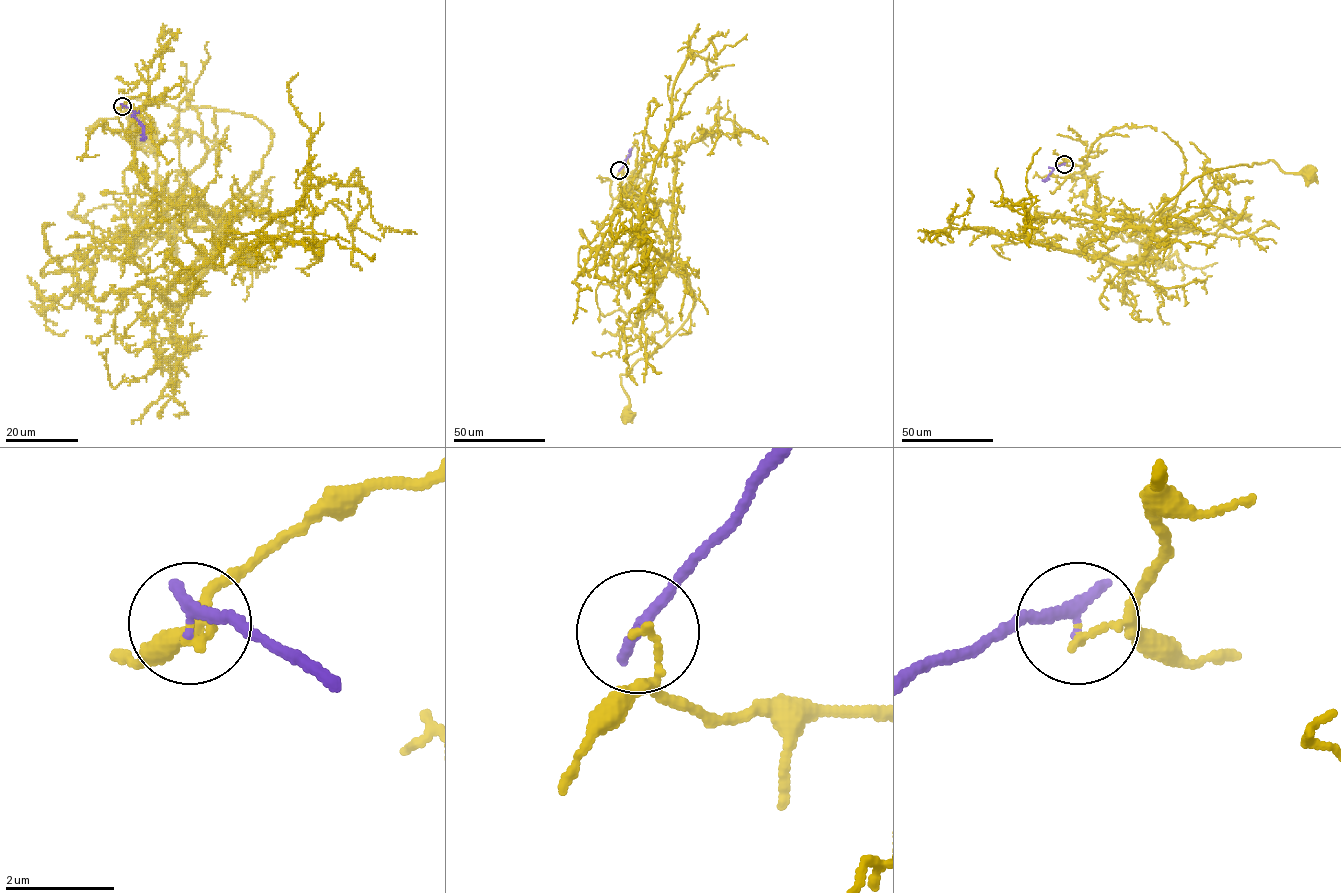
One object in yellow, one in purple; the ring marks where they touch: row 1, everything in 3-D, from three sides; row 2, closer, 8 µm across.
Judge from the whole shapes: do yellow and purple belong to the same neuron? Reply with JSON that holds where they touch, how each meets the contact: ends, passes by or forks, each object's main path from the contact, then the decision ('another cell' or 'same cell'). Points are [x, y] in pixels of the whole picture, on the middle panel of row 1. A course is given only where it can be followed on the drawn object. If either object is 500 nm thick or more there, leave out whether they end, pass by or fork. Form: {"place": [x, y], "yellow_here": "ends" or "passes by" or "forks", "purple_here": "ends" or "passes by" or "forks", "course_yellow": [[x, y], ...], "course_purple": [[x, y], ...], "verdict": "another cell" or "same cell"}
{"place": [619, 170], "yellow_here": "ends", "purple_here": "ends", "course_yellow": [[619, 170], [635, 173], [623, 191], [655, 206], [670, 261], [695, 295], [674, 333], [621, 375], [626, 414]], "course_purple": [[619, 170], [631, 148]], "verdict": "another cell"}

